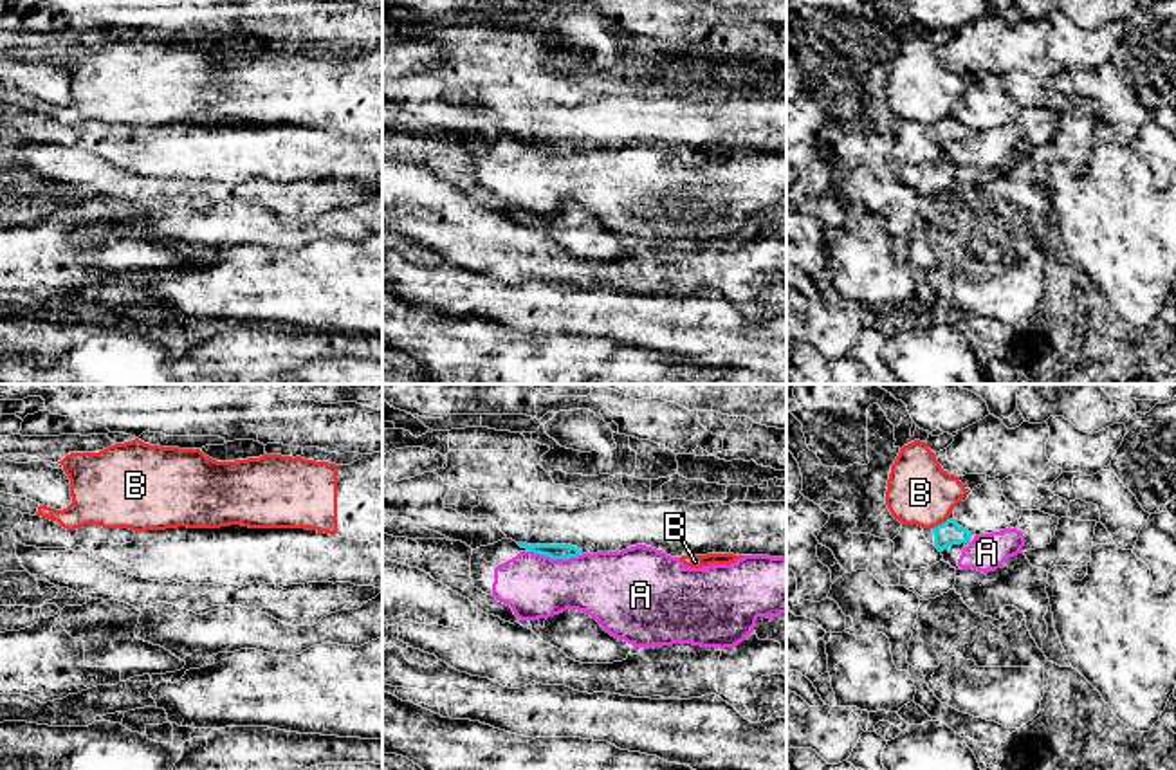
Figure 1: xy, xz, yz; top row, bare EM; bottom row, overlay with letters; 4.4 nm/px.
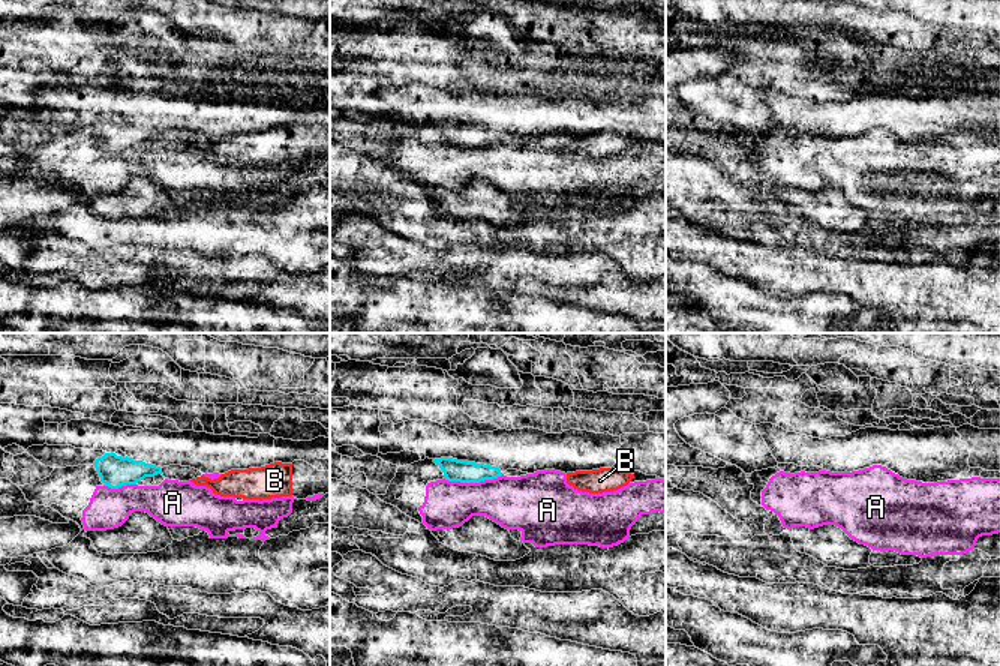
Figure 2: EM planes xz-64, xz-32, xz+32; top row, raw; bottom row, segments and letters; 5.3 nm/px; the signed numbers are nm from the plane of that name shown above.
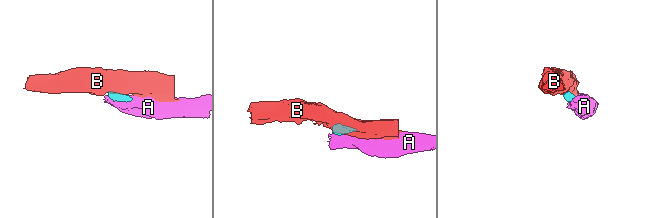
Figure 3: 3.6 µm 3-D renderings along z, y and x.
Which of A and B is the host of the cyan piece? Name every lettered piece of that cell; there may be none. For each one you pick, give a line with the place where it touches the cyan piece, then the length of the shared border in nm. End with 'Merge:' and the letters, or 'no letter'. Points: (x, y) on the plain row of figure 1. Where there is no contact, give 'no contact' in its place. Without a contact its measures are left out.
Merge: no letter

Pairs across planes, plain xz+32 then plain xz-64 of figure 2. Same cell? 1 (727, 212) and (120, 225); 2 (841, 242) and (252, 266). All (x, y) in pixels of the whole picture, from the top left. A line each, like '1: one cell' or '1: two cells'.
1: one cell
2: two cells

